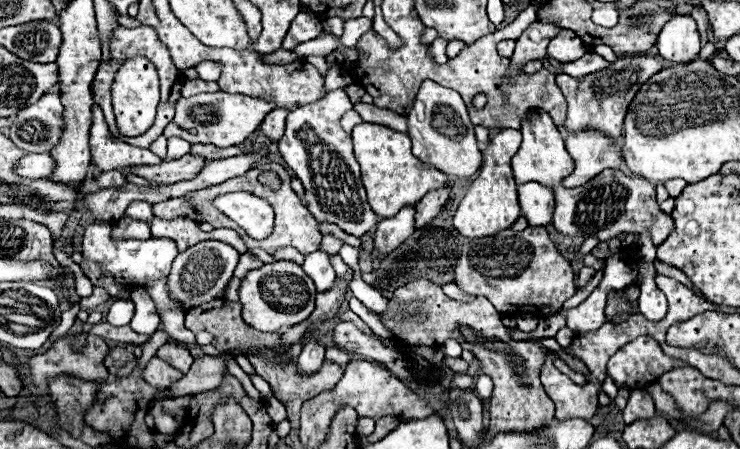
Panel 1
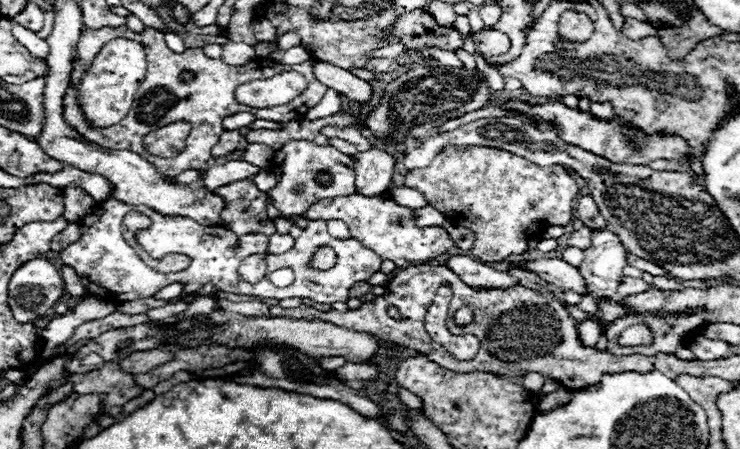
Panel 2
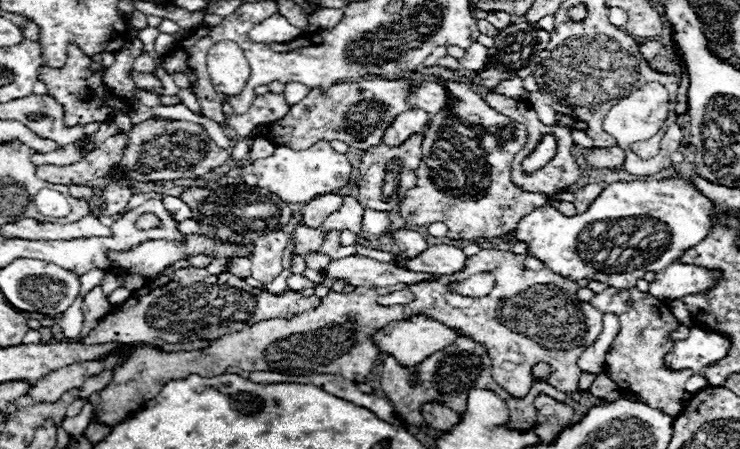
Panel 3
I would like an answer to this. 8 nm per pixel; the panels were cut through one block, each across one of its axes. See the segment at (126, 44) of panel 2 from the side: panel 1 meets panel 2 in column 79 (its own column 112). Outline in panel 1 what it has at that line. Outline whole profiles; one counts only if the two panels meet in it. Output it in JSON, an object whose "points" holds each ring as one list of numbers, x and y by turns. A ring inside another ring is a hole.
{"points":[[146,58,126,60,126,64,116,72,116,78,112,84,112,104,114,104,114,114,116,114,120,132,126,136,136,136,148,130,156,116,156,106,160,100,158,96,160,96,160,88,158,88,156,66]]}

